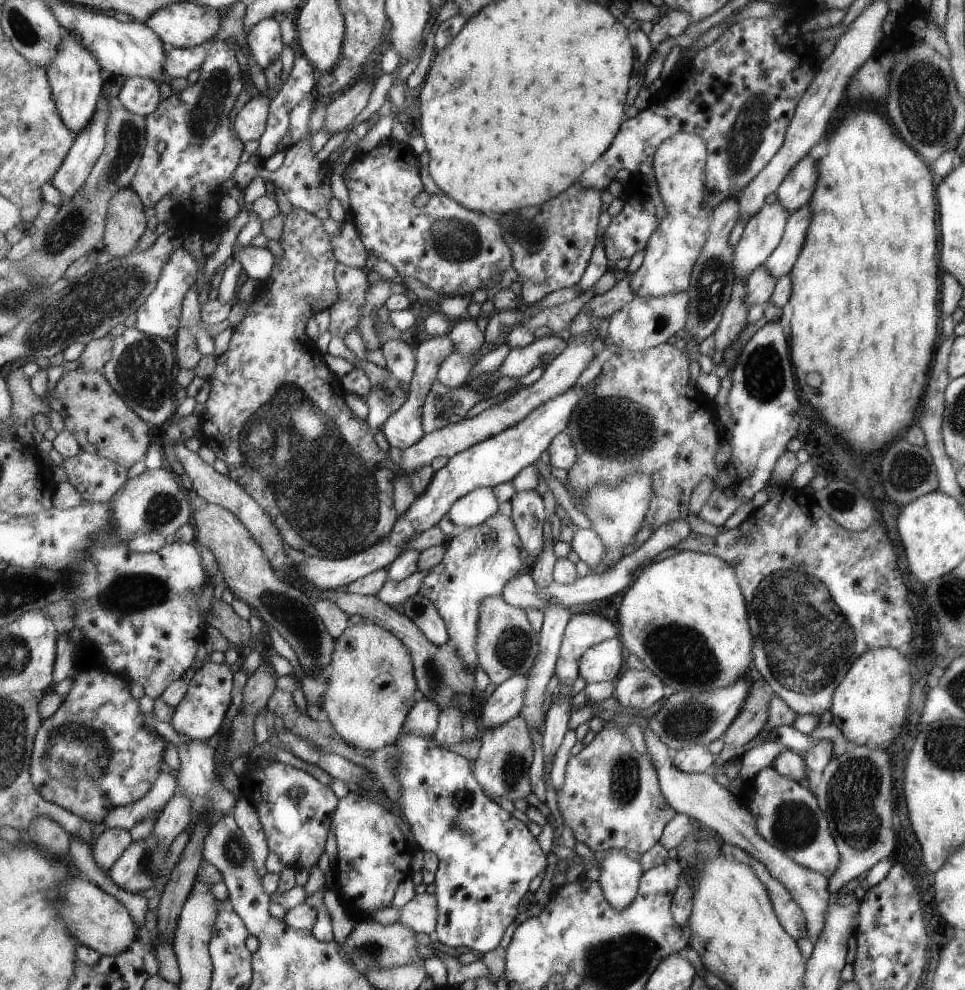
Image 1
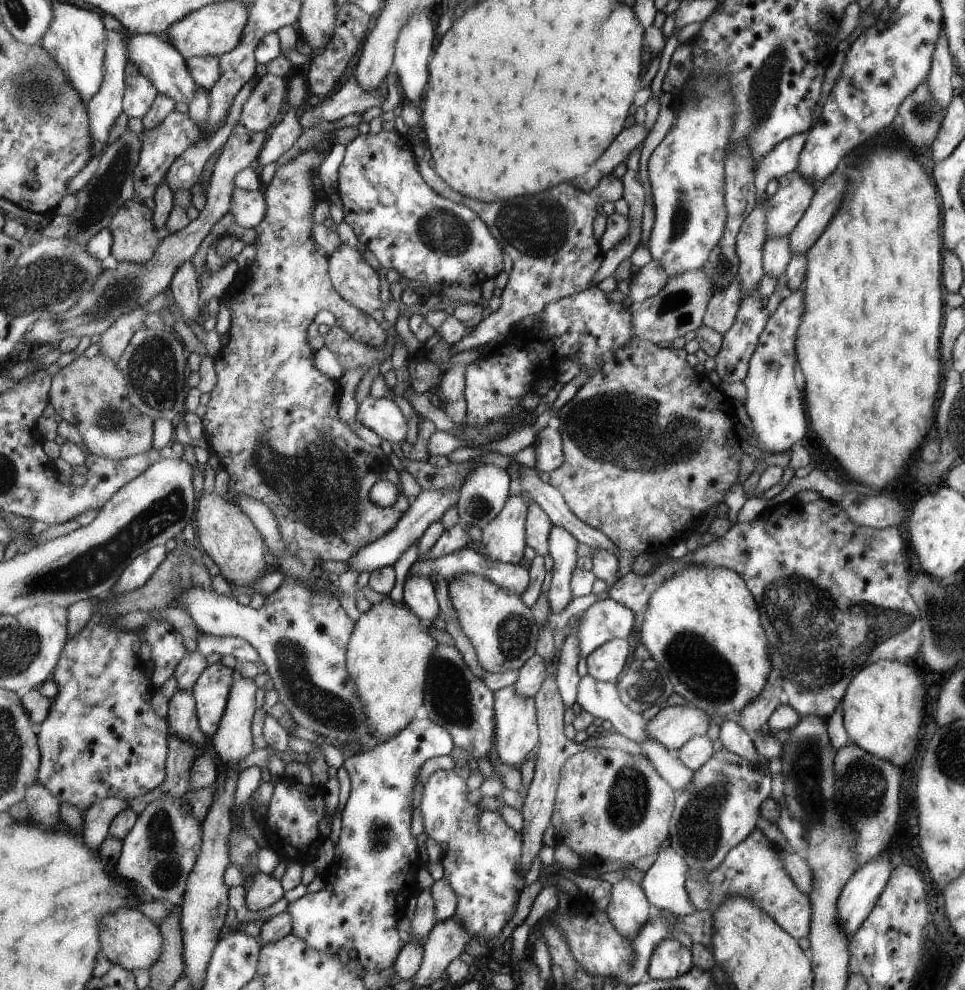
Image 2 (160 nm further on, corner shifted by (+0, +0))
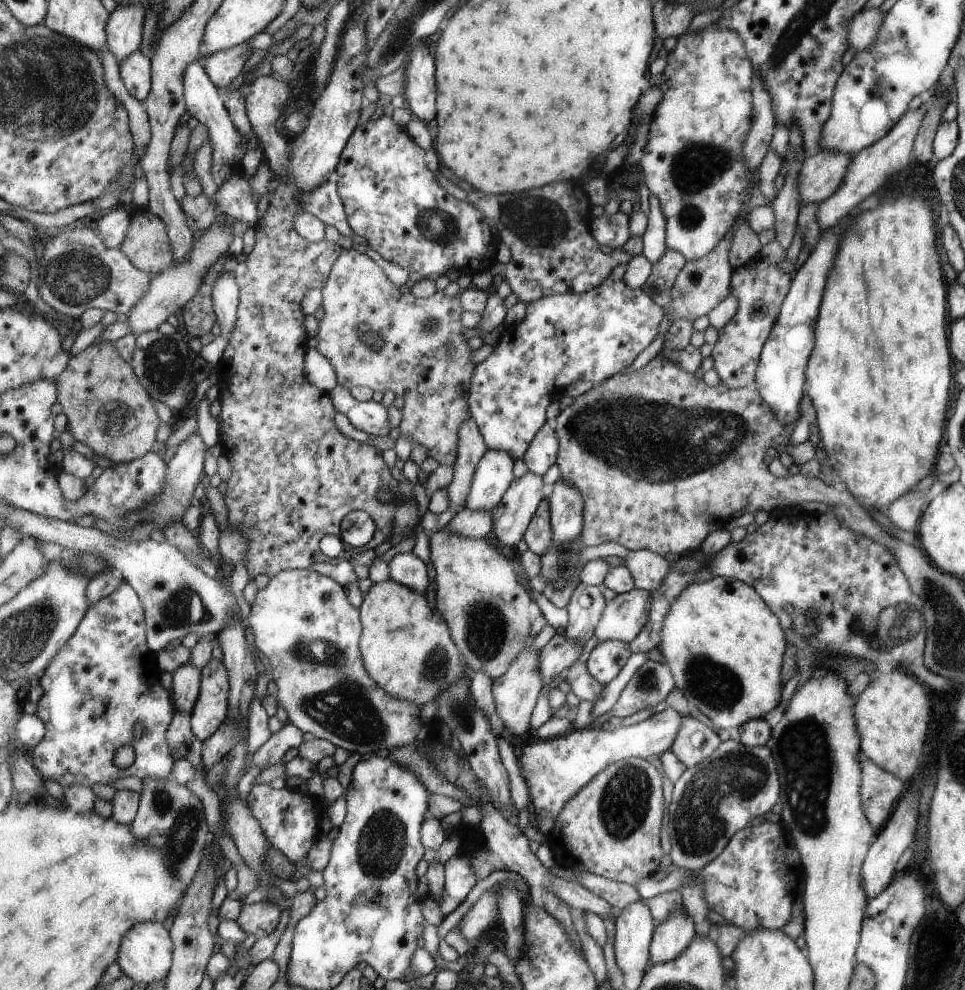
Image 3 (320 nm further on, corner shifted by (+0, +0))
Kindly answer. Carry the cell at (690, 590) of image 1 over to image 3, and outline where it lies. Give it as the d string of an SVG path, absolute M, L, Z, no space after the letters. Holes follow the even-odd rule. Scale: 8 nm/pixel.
M727 577L689 584L672 600L660 635L662 642L657 648L672 674L674 686L682 690L688 710L705 714L716 730L739 727L751 719L765 720L777 708L783 687L779 670L786 639L778 617L754 588Z

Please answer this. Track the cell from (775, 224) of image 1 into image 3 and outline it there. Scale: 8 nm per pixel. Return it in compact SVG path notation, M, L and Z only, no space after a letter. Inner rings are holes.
M819 149L817 154L810 157L807 156L803 161L796 178L800 206L803 203L820 203L829 195L832 195L842 183L843 177L846 173L846 168L849 166L852 156L854 155L848 155L839 151L827 149Z

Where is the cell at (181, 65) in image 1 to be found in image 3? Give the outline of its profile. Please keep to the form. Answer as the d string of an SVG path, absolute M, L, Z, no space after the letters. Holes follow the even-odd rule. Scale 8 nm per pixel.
M241 43L207 56L203 66L219 88L228 87L243 72L249 60L249 48L248 43Z

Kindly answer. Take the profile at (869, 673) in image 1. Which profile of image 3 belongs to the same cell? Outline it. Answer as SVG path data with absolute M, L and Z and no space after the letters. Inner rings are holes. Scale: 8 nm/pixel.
M899 668L873 670L867 687L858 694L854 704L856 731L860 736L862 758L879 764L885 772L907 782L919 766L919 756L923 752L927 736L929 706L923 686L913 675L903 674Z

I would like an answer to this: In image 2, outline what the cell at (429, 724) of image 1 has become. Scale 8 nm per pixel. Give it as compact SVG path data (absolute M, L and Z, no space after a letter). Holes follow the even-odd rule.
M423 712L416 716L411 724L408 724L394 739L377 746L372 751L366 753L360 753L349 758L345 758L344 768L347 770L349 777L351 778L351 791L349 798L343 808L343 823L339 840L334 849L333 861L325 869L325 872L321 875L325 886L316 893L310 893L303 895L300 899L293 901L287 907L289 914L293 919L293 932L292 934L298 936L301 940L307 943L309 948L313 950L326 953L337 957L337 954L343 950L343 948L351 955L355 955L359 959L360 964L368 972L380 973L391 969L397 957L400 955L402 948L405 946L405 939L403 934L399 934L399 920L405 917L405 908L407 908L407 902L411 900L411 897L417 897L422 891L419 888L419 882L415 879L417 871L423 865L425 860L424 845L422 841L423 836L418 836L411 832L411 822L413 822L413 809L414 809L414 790L418 784L418 774L423 768L423 764L429 760L429 758L435 758L435 756L443 756L443 754L451 754L451 750L455 748L452 734L443 728L440 724L435 724L427 714Z

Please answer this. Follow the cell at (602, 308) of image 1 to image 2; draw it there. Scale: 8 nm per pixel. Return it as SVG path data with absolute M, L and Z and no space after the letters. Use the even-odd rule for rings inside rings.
M651 259L640 266L629 279L629 298L631 303L640 303L647 297L657 294L668 278L660 269L657 259Z

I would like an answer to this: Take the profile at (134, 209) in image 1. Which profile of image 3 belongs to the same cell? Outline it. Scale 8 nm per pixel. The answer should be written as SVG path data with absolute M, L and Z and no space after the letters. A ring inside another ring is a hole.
M135 208L120 249L138 268L154 275L174 264L174 246L166 222L147 208Z

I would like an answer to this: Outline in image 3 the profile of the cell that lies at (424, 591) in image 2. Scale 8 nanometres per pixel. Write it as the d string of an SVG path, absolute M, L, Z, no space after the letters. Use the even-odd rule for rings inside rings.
M412 551L397 553L389 562L392 579L426 594L429 586L429 566L417 554Z

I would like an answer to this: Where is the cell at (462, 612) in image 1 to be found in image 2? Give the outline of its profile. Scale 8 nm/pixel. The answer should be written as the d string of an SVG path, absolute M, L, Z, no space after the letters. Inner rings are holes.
M514 495L506 502L506 506L493 522L482 531L481 542L483 554L509 564L525 563L526 522L530 504L521 495Z

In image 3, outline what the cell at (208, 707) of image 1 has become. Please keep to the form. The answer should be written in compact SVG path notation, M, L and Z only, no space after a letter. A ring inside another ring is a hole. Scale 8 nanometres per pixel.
M212 658L202 668L200 695L191 712L191 730L202 743L209 740L230 716L230 670L221 659Z

